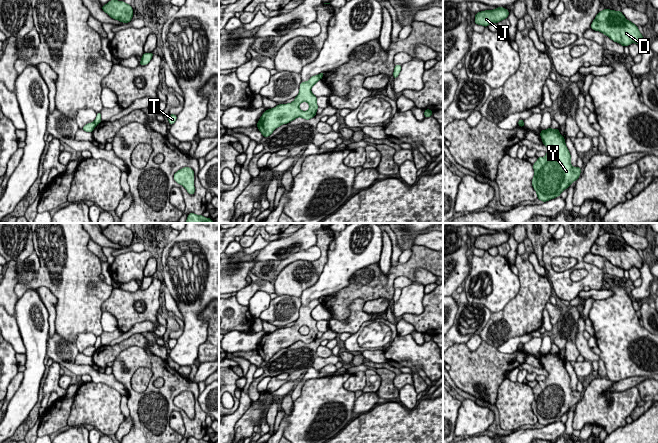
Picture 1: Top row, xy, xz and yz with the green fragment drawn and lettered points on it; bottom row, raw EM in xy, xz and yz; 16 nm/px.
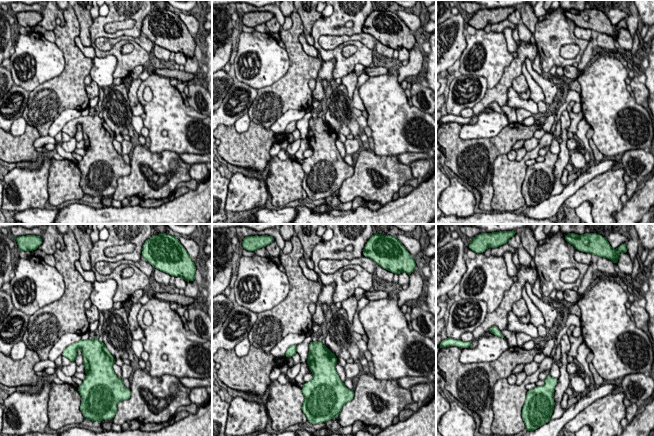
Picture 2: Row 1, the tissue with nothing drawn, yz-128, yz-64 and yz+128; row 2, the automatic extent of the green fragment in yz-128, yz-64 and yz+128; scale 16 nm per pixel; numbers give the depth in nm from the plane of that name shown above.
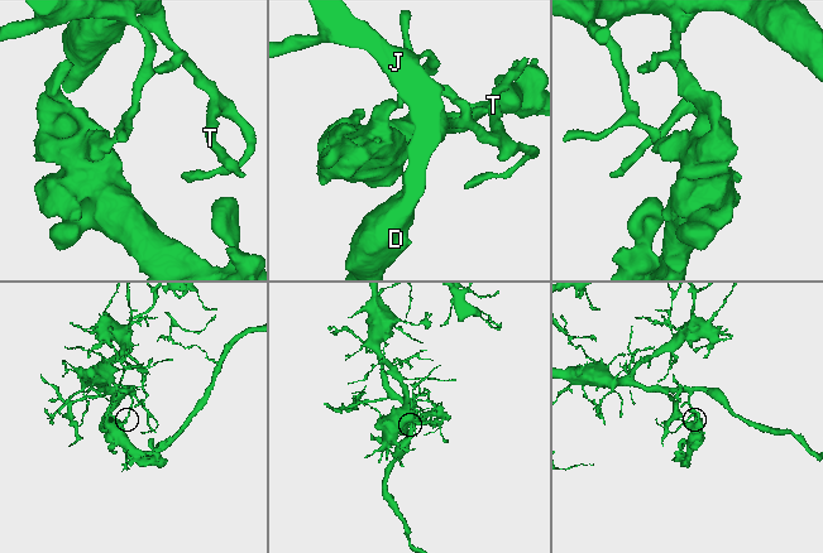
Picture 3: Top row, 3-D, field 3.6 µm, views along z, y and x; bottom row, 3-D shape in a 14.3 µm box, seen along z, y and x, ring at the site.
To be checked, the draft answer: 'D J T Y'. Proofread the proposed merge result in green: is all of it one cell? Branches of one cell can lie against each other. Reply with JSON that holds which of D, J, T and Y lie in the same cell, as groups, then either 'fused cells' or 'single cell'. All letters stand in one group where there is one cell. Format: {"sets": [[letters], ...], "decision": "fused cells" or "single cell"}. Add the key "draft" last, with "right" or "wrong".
{"sets": [["D", "J", "T"], ["Y"]], "decision": "fused cells", "draft": "wrong"}

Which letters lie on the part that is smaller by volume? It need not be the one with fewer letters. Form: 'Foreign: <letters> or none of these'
Foreign: Y

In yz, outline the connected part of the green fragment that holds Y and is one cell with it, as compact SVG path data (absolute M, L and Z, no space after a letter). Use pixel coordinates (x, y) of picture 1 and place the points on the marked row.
M559 129L541 130L542 143L548 148L544 157L533 164L532 186L543 202L559 197L561 192L576 181L581 168L571 165L571 155Z

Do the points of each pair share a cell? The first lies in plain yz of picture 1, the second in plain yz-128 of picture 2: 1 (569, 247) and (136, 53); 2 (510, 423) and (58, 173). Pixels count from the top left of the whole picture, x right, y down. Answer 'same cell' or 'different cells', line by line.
1: same cell
2: same cell

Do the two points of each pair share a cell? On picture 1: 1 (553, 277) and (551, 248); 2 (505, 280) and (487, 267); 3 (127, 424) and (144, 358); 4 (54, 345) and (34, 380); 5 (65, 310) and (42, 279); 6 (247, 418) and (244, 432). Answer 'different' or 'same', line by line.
1: same
2: same
3: different
4: different
5: same
6: same

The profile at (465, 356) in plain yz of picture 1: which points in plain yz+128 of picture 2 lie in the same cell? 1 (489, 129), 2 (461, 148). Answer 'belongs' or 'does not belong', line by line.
1: does not belong
2: belongs

